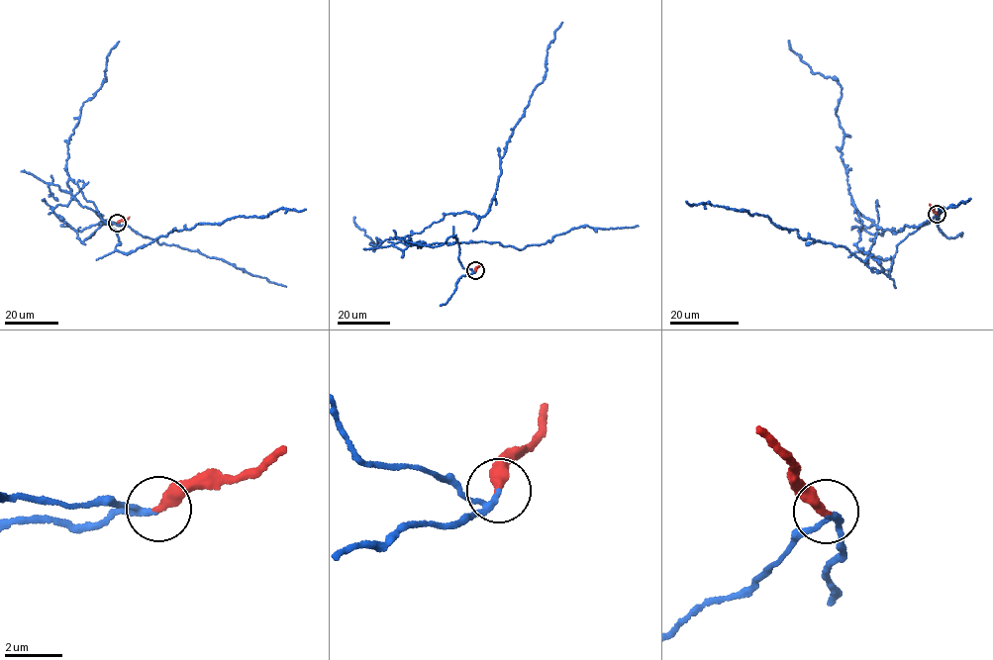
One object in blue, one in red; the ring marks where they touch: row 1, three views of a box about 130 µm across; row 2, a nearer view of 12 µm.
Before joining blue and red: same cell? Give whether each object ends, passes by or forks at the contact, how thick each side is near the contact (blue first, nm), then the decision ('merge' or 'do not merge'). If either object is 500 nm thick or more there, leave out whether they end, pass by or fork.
blue ends; red ends; calibres 220 and 380 nm; do not merge

